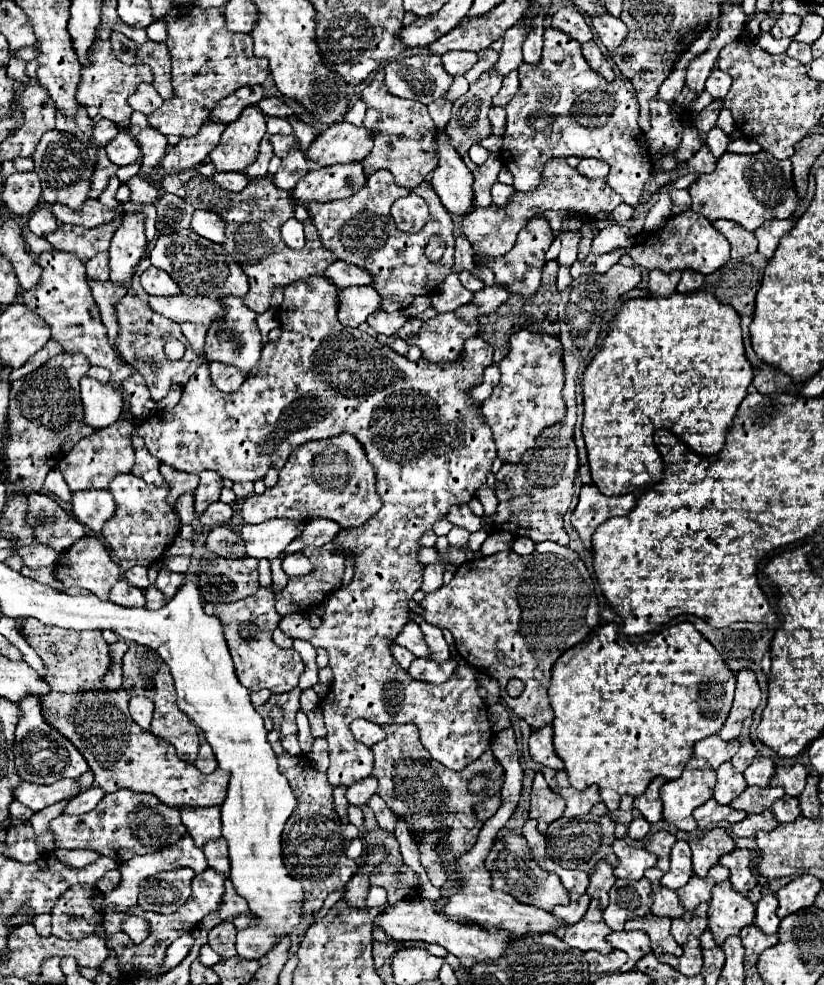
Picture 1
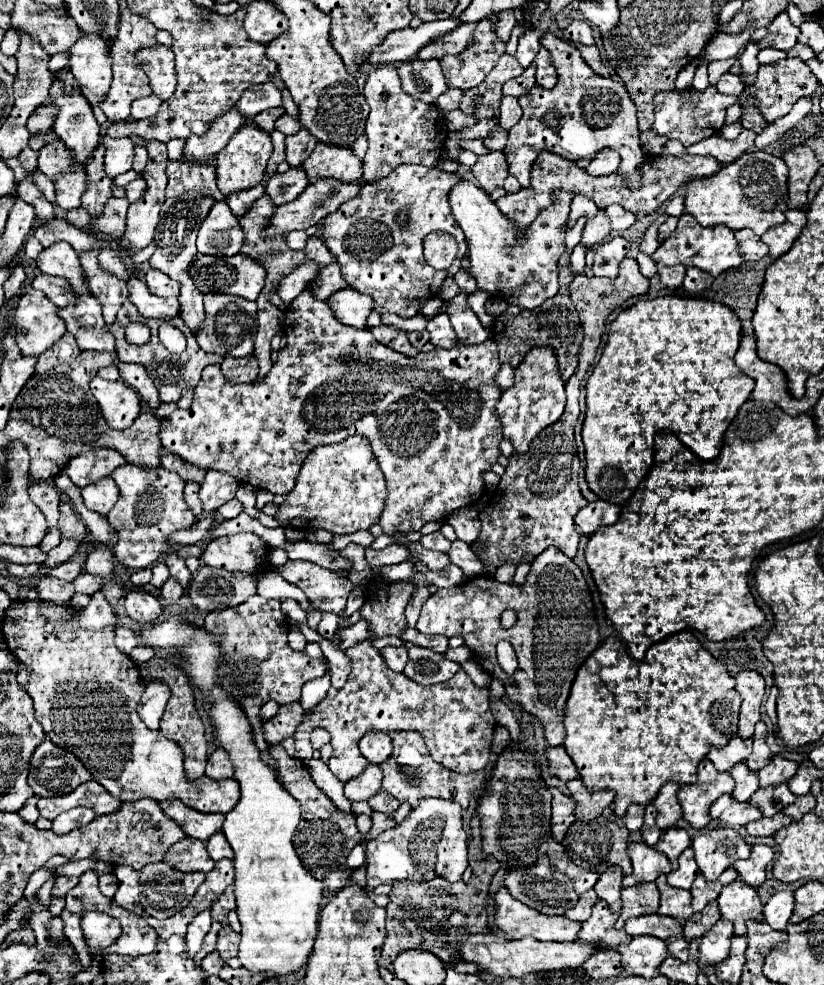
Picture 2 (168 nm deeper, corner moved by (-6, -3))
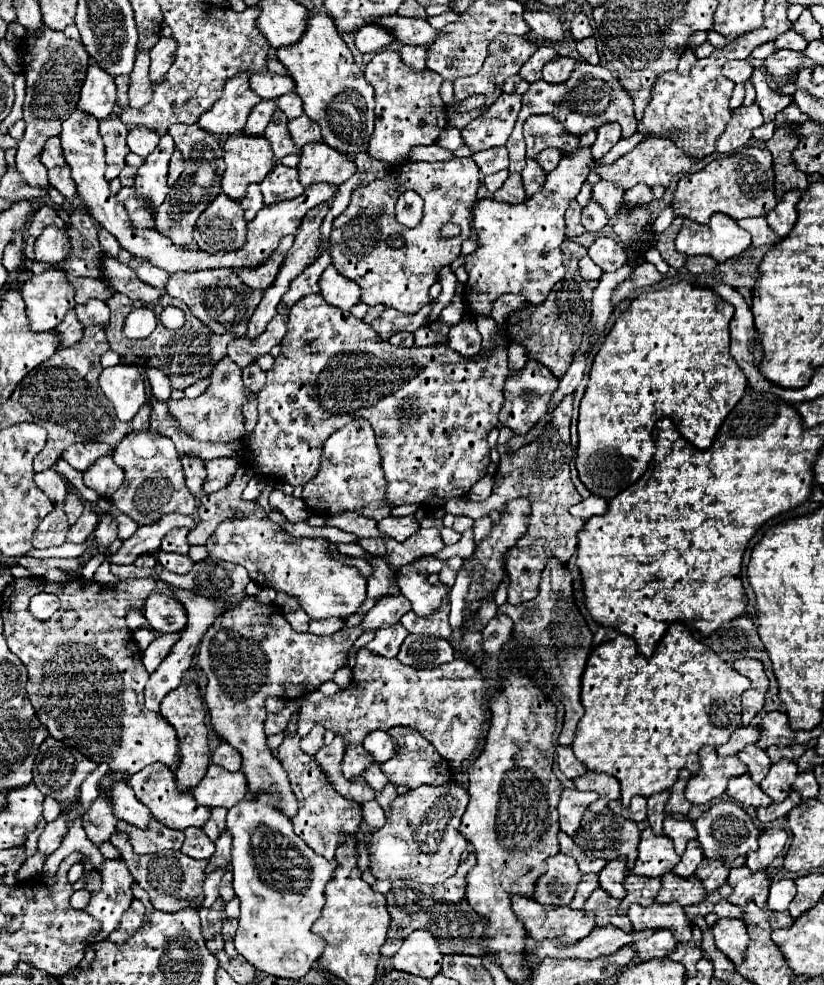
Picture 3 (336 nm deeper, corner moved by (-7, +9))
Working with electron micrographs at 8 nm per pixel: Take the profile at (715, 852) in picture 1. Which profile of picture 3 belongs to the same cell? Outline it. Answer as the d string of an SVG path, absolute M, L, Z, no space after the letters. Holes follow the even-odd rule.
M723 802L723 804L715 804L711 806L707 812L703 812L695 822L695 830L699 832L697 840L703 846L703 852L709 860L721 860L725 864L729 864L731 860L735 860L737 856L745 856L747 852L757 848L757 838L759 838L759 830L753 824L753 820L749 818L749 814L733 802Z

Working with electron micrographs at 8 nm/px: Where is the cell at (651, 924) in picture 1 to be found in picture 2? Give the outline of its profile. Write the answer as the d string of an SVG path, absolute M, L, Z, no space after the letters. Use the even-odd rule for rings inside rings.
M644 914L626 922L624 930L630 936L656 936L666 942L670 954L682 962L688 960L688 942L682 934L682 922L662 914Z

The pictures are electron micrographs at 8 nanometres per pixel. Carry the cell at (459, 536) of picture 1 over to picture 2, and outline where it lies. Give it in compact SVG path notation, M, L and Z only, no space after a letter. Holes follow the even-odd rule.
M462 540L452 542L452 546L448 550L448 556L450 556L450 562L456 564L468 578L482 574L482 564L466 542L462 542Z

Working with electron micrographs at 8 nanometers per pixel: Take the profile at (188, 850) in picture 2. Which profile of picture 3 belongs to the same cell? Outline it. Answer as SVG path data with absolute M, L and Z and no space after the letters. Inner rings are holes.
M187 828L185 830L185 842L181 846L181 852L189 858L211 858L215 852L215 844L205 836L201 828Z

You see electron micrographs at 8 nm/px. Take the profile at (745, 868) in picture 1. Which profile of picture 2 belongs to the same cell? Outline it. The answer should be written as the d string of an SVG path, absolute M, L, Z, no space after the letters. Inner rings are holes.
M756 844L752 846L752 854L748 860L736 860L734 870L740 874L740 878L750 884L752 888L758 888L766 878L766 866L774 858L774 848Z

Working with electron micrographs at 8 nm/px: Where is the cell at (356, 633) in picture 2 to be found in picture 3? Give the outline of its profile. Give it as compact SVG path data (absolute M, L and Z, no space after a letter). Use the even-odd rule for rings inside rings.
M397 594L397 596L381 596L375 606L371 608L371 616L367 612L367 616L361 620L359 626L353 628L341 628L335 634L329 636L315 636L311 632L293 632L293 628L289 626L289 622L283 618L283 612L279 606L275 604L261 604L257 600L257 596L245 596L239 602L235 602L229 610L225 610L221 616L217 616L217 620L209 626L209 630L205 632L201 644L199 644L199 668L205 672L207 676L207 690L205 690L205 704L211 716L211 728L213 732L227 744L231 744L233 748L237 748L237 752L243 756L243 764L241 764L241 772L245 774L247 782L249 782L249 790L253 794L259 792L277 792L281 798L281 810L287 816L295 816L297 814L297 798L289 786L289 778L287 772L283 768L283 764L271 754L269 746L267 746L267 736L263 732L263 724L267 718L267 710L265 710L265 700L269 696L279 696L283 700L295 700L299 696L305 696L307 692L317 690L325 680L331 680L335 670L345 666L345 656L347 650L351 648L351 644L357 640L357 636L361 636L365 630L377 630L383 626L391 626L397 624L399 618L411 610L411 604L405 596Z

